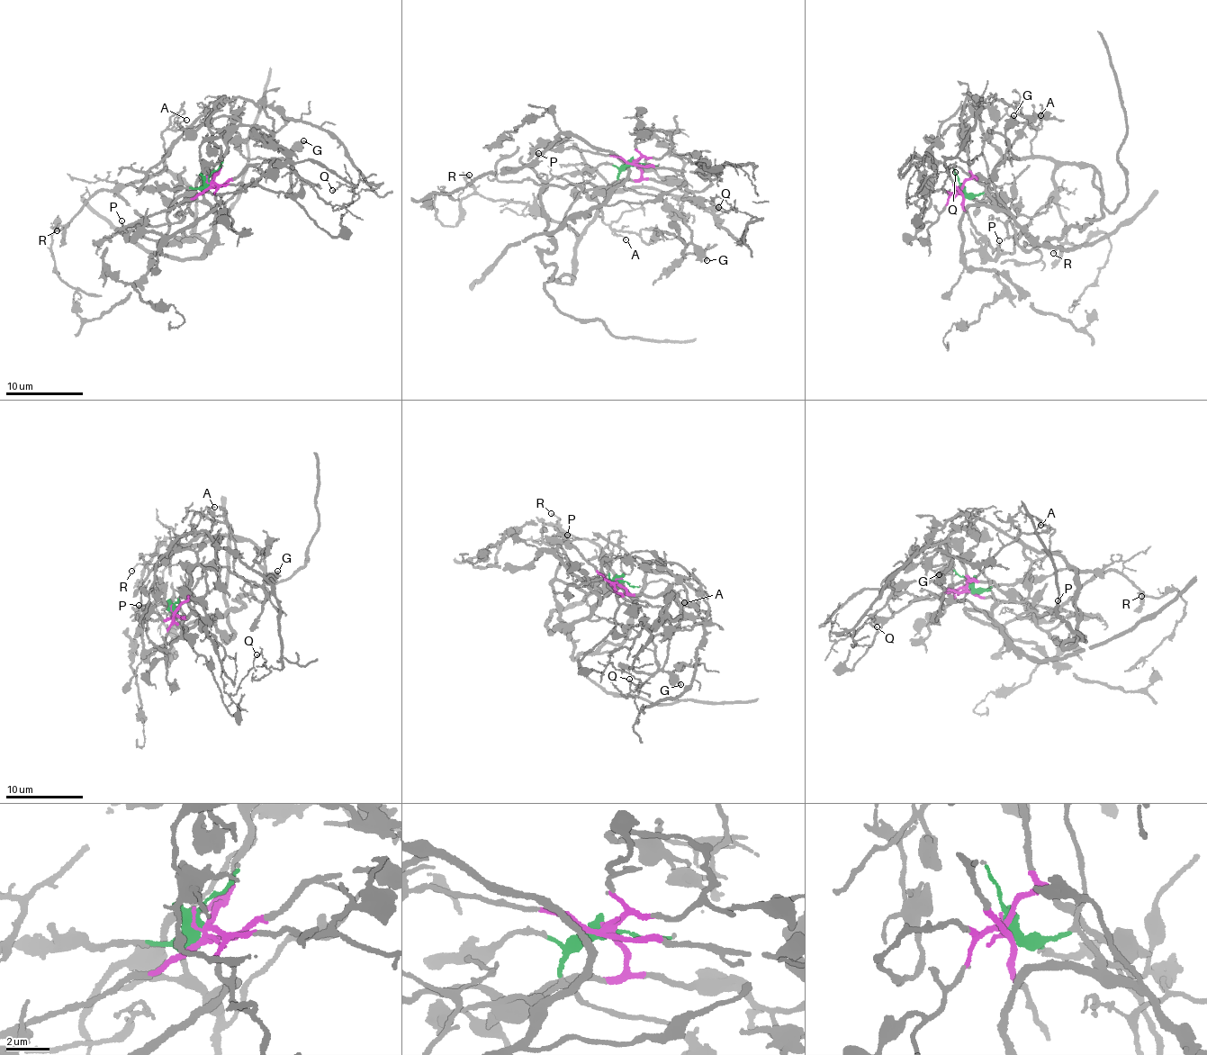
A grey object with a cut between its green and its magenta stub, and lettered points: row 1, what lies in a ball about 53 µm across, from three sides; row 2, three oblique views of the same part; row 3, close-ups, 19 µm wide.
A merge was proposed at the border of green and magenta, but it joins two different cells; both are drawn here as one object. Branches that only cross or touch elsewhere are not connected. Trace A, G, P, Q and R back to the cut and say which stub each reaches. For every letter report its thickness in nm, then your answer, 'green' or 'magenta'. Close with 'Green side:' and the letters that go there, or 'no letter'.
A: 130 nm | magenta
G: 360 nm | green
P: 120 nm | magenta
Q: 140 nm | magenta
R: 120 nm | magenta
Green side: G

